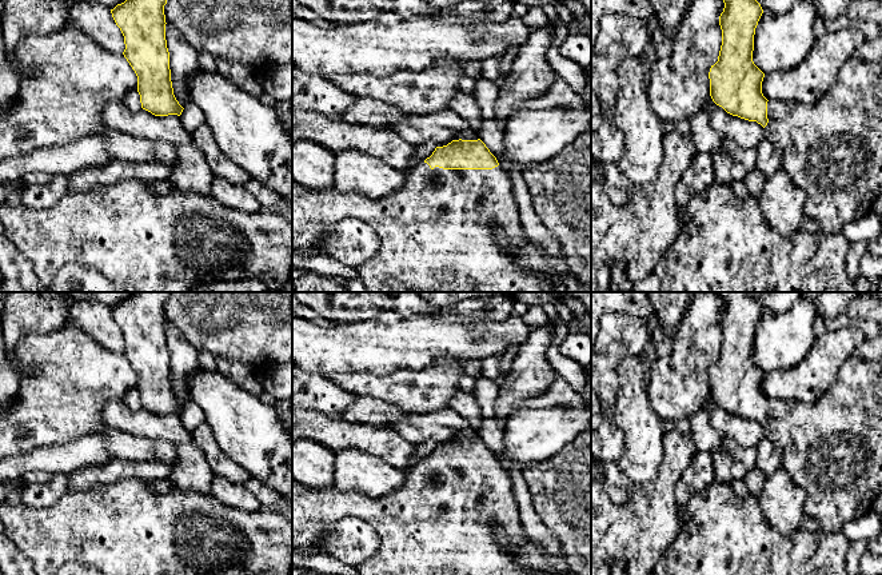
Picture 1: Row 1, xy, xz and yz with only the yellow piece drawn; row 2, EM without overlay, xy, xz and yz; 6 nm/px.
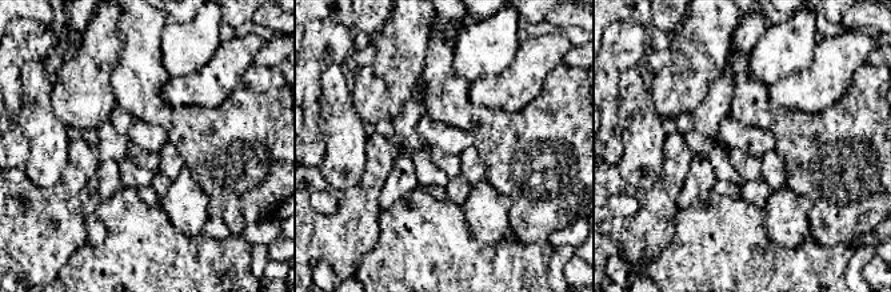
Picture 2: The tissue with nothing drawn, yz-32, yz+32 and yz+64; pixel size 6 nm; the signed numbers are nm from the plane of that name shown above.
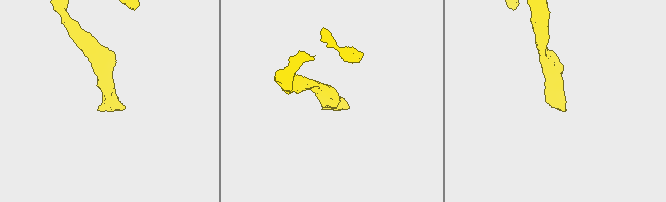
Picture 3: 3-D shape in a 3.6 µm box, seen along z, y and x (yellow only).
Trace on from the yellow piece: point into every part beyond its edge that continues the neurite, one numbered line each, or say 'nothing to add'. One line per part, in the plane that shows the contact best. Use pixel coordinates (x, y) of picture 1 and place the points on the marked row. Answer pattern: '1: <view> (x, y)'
1: xz (434, 232)

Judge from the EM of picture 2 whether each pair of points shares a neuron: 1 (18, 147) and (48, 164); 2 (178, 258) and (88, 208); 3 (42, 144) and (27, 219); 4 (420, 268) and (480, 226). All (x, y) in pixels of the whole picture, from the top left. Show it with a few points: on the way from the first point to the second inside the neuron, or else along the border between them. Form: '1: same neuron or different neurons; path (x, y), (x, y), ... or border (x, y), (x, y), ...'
1: different neurons; border (18, 124), (28, 143), (28, 160), (24, 170)
2: different neurons; border (118, 191), (96, 211), (106, 236), (87, 243)
3: different neurons; border (23, 171), (42, 188), (54, 187), (63, 176)
4: different neurons; border (460, 206), (475, 238), (490, 244), (502, 240)

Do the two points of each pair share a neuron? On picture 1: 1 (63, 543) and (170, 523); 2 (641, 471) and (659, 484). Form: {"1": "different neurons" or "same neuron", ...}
{"1": "same neuron", "2": "different neurons"}

